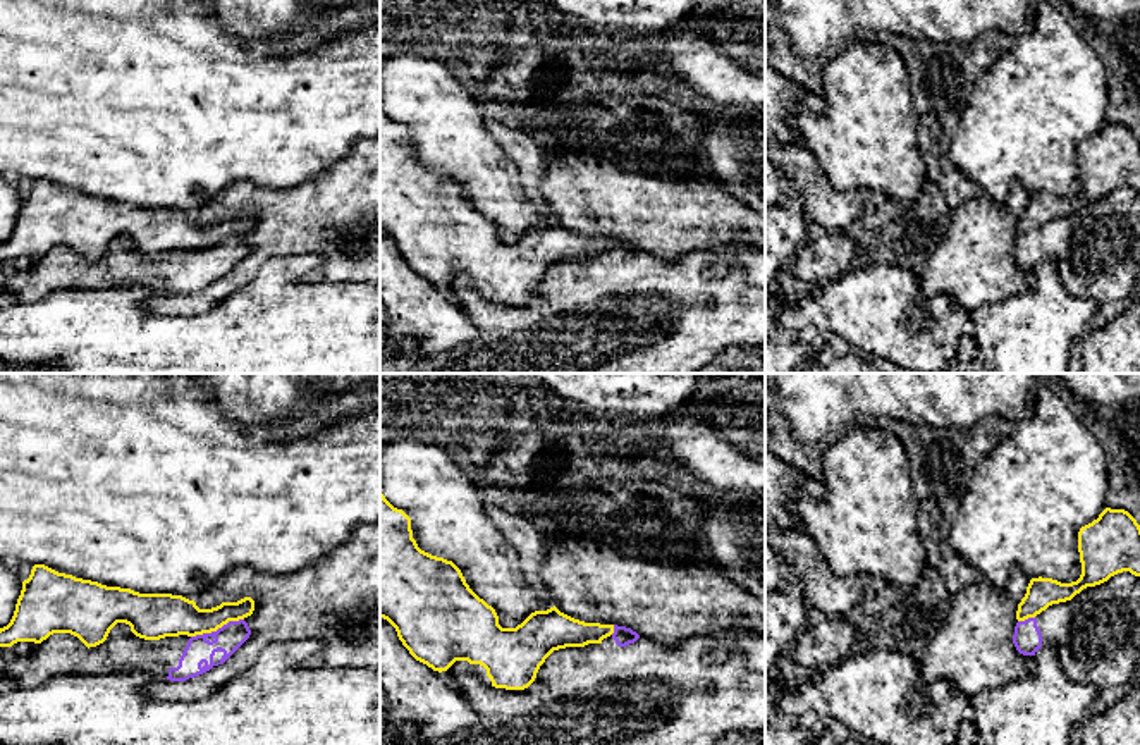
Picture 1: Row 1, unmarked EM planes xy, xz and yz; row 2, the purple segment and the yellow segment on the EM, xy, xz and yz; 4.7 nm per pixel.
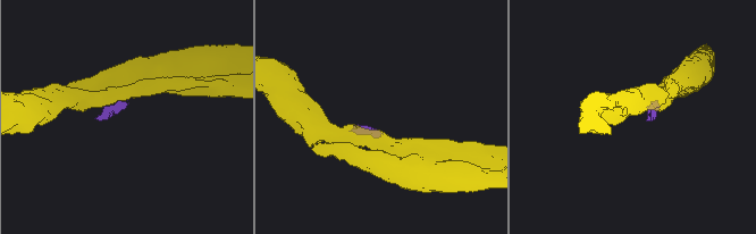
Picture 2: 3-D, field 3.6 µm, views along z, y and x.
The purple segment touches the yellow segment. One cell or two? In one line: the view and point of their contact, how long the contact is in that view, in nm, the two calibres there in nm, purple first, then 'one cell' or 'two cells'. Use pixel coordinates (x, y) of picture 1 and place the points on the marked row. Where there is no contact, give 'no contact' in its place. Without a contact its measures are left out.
xy (219, 628) | 260 nm | 130/200 nm | two cells

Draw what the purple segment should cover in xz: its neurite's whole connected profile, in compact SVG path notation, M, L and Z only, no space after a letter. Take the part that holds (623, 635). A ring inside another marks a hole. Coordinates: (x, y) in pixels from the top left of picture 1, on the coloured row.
M614 625L614 633L600 643L554 650L524 690L485 685L468 661L456 661L449 680L476 712L476 723L444 738L399 735L387 745L715 745L727 733L765 730L765 674L746 664L739 652L743 637L765 638L757 631L729 630L662 647L631 628ZM715 647L726 647L729 656L708 661Z

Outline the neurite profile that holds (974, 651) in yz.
M1014 570L1004 587L980 578L954 594L941 628L916 657L923 683L946 680L971 699L1030 674L1035 657L1020 654L1013 643L1018 604L1028 583L1030 578Z

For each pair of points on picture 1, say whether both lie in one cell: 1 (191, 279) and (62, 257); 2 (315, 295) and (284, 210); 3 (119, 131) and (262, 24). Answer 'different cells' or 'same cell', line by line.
1: same cell
2: different cells
3: different cells

